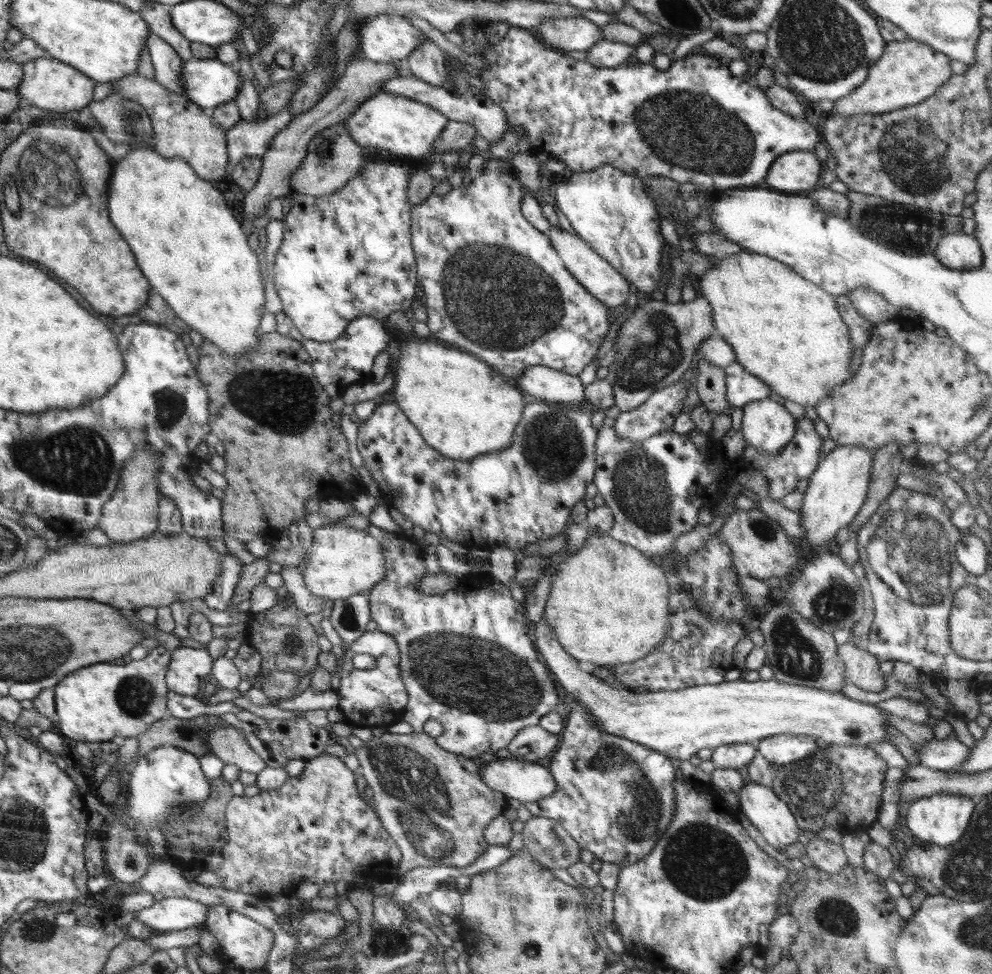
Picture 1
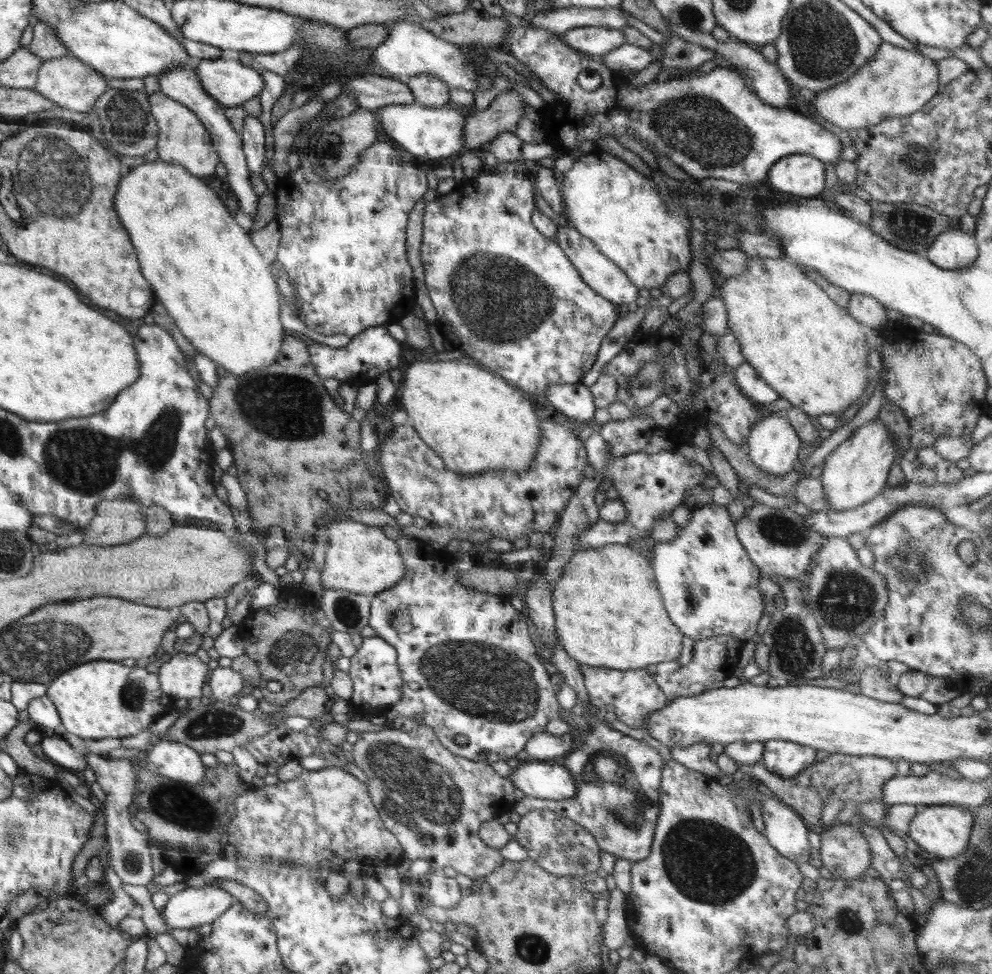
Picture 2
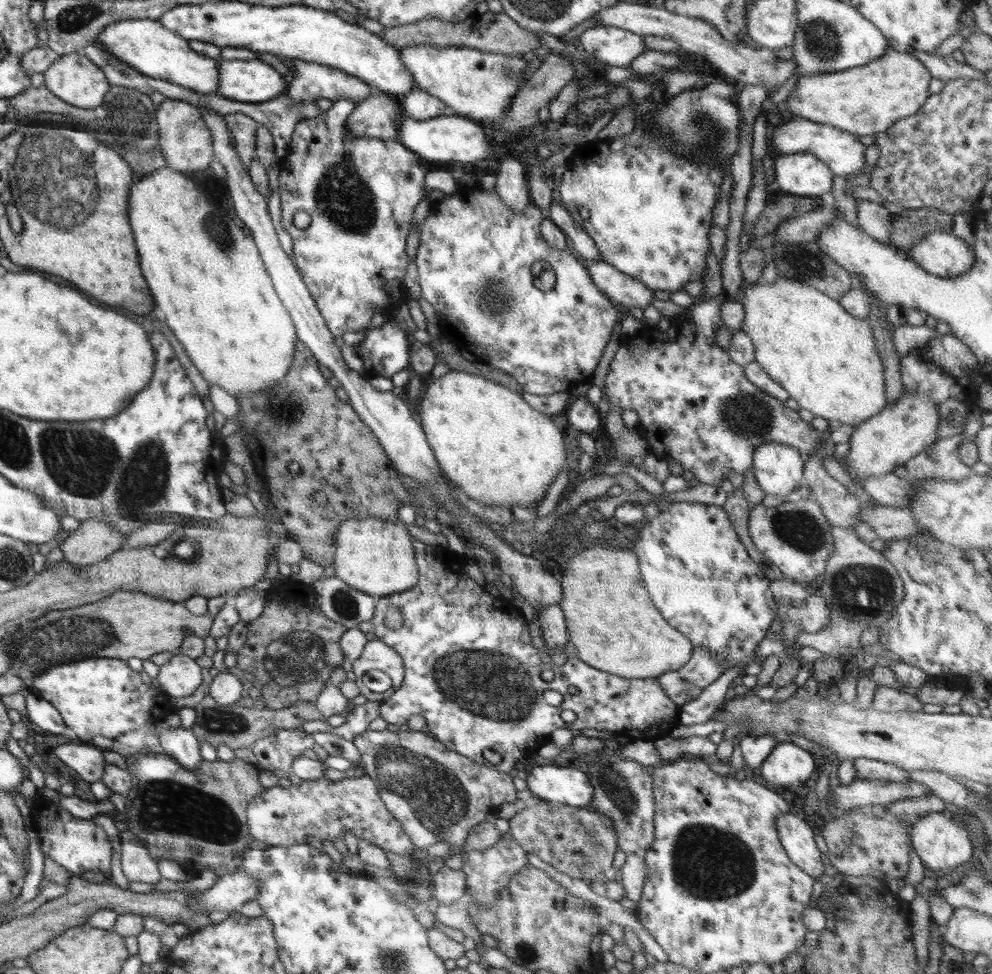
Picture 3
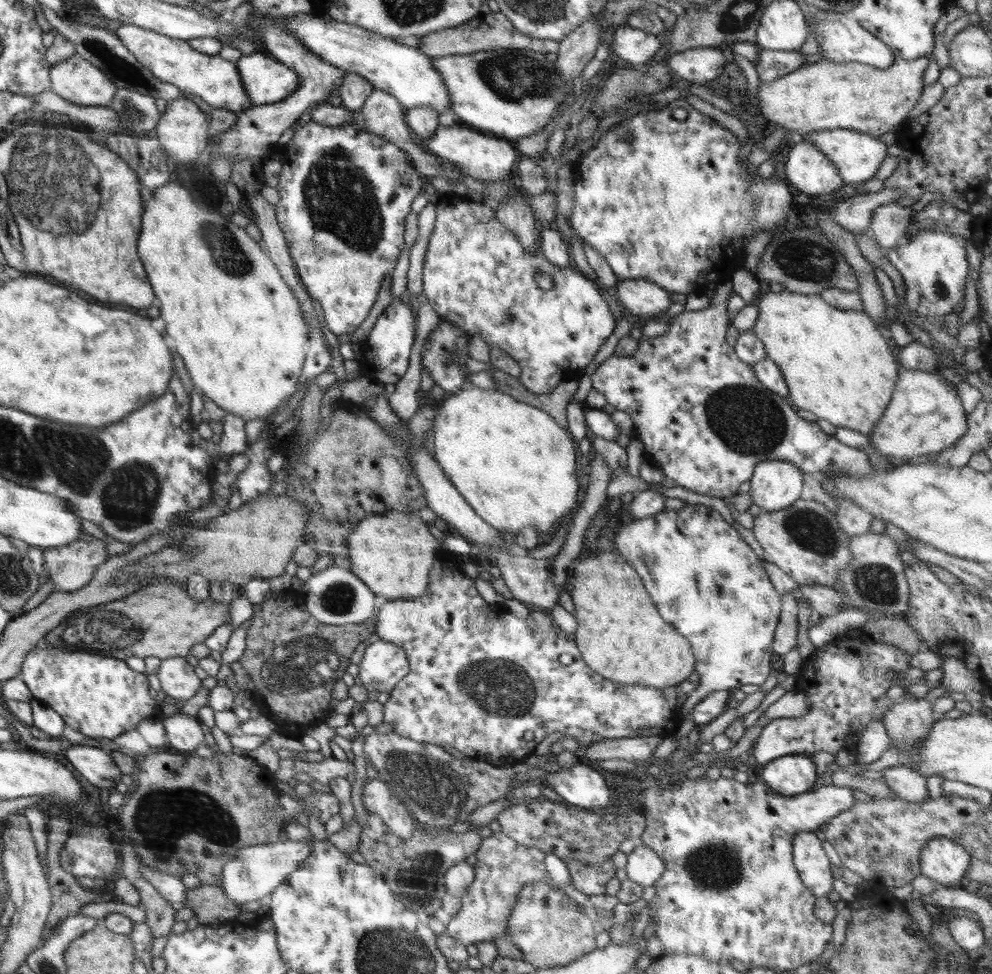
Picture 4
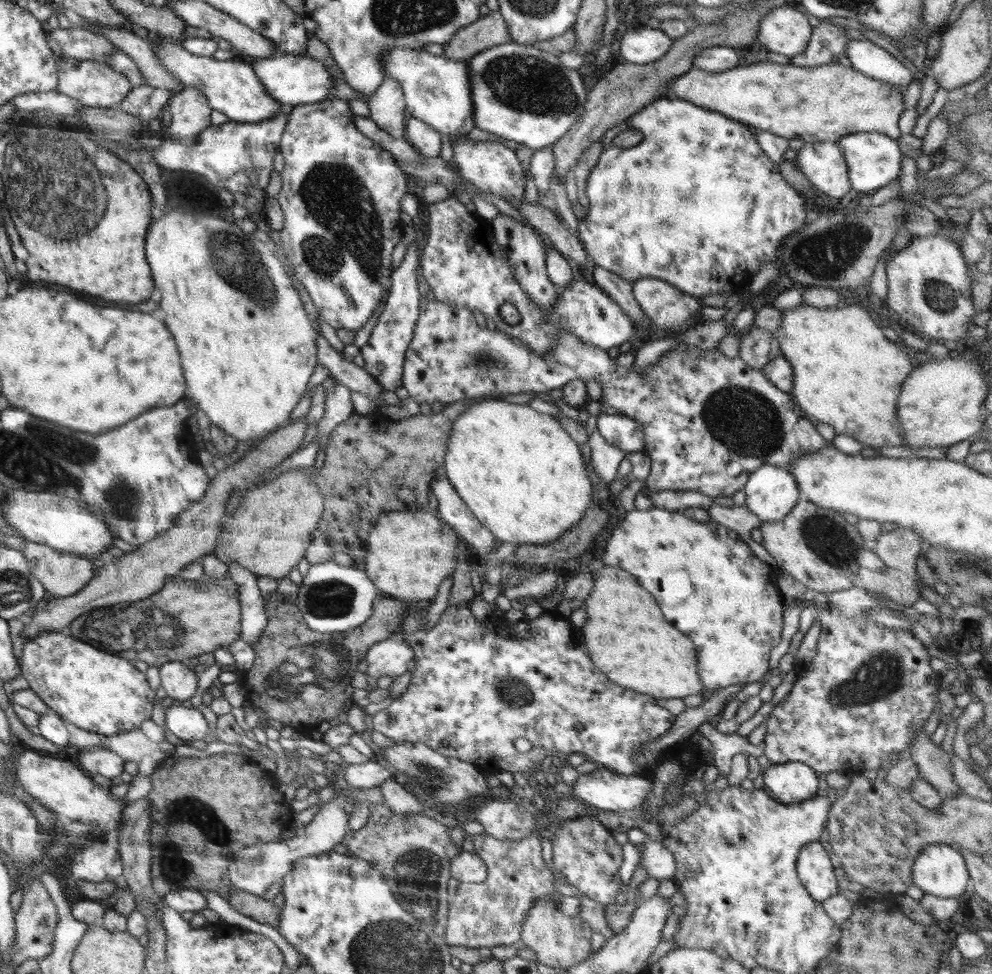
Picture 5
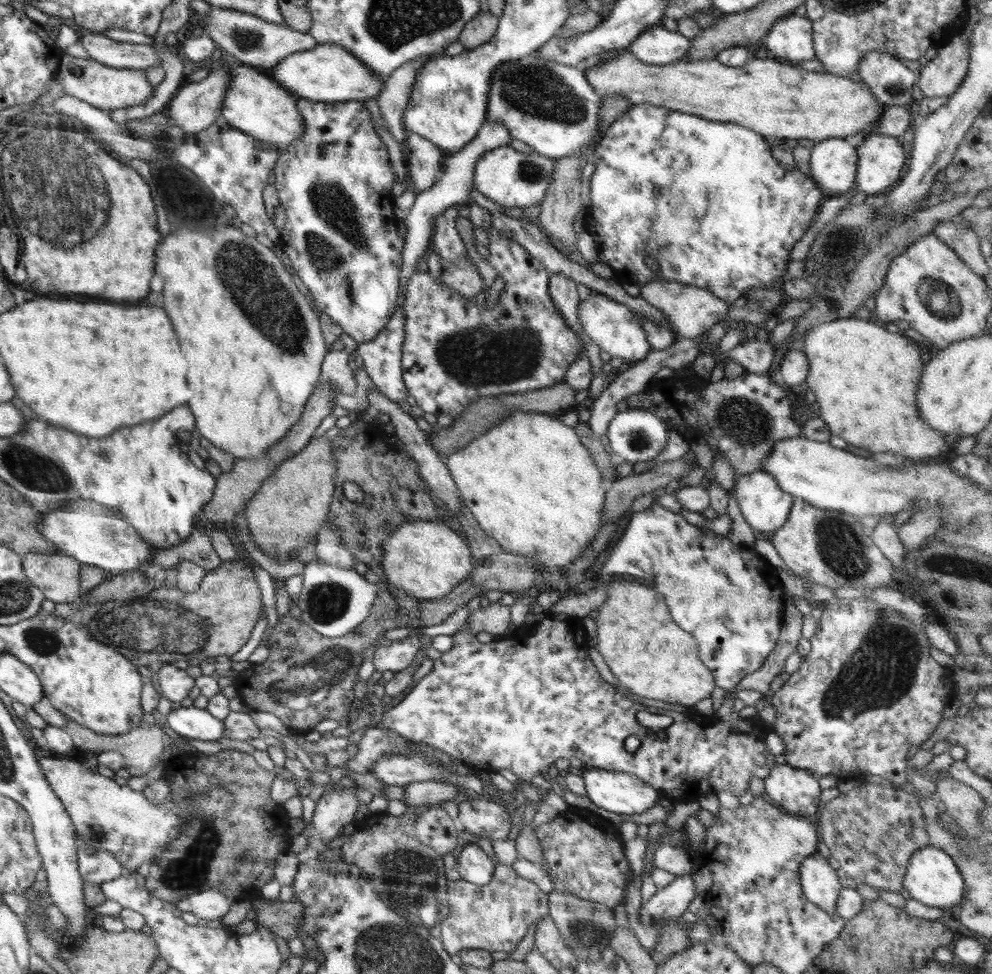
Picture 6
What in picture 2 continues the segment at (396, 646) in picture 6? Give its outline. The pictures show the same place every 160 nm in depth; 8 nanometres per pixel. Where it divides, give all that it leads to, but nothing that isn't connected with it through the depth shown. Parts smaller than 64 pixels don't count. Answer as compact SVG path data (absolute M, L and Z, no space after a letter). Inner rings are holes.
M378 635L364 637L358 650L349 659L351 666L347 673L353 682L353 693L349 698L352 712L364 719L377 714L385 715L402 696L403 680L398 668L396 649Z

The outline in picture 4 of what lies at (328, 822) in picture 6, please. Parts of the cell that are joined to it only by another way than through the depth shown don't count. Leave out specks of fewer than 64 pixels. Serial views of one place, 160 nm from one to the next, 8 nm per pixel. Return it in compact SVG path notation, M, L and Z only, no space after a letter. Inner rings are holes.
M313 836L306 841L290 841L281 837L274 843L241 848L236 857L223 867L220 884L223 893L238 904L252 902L252 900L266 901L271 892L310 856L311 844L314 841L320 840L316 840Z

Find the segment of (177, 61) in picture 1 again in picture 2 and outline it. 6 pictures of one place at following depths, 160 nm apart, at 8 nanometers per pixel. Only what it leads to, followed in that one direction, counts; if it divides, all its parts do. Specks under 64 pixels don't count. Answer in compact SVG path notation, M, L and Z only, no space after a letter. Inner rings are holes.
M178 67L170 69L168 73L162 73L159 77L160 90L169 95L178 102L185 103L190 110L193 110L197 118L200 119L206 130L210 133L213 143L212 146L216 149L219 162L224 164L227 170L227 180L233 192L239 200L240 209L250 214L255 218L256 204L260 195L255 193L249 181L249 168L247 167L247 160L242 148L242 139L240 135L230 126L228 118L226 117L225 107L217 100L214 100L203 88L197 73Z

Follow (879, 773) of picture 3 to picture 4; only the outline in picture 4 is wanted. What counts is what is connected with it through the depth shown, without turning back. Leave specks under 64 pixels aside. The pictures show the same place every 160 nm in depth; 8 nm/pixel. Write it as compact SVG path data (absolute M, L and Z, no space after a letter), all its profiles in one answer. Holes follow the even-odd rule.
M898 765L882 770L882 780L889 789L909 802L927 801L930 798L927 777L916 772L910 765Z

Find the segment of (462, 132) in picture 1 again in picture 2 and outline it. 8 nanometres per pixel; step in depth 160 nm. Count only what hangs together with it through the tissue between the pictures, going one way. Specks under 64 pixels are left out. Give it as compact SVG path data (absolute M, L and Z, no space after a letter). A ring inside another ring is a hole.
M509 89L495 97L490 106L474 116L468 116L463 126L465 151L487 148L491 140L501 132L515 132L516 123L525 116L524 99L518 91Z

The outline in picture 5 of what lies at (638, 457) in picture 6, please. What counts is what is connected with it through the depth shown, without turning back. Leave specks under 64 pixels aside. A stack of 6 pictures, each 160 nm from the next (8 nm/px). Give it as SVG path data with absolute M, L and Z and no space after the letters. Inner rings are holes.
M605 412L597 418L597 431L602 438L627 454L645 451L642 429L637 420L622 413L610 415Z

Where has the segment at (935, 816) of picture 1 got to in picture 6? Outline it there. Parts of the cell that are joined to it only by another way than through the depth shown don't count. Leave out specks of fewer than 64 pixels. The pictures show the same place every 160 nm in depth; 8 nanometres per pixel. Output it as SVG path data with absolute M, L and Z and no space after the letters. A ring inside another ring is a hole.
M928 845L914 852L914 855L910 858L903 886L915 901L920 901L923 905L950 910L950 907L963 900L965 884L954 859L945 851Z

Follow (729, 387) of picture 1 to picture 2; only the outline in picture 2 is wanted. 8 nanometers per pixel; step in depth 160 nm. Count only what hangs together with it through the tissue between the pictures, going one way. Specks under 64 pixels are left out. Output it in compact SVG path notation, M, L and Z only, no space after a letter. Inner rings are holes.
M744 363L734 369L734 381L738 384L738 389L748 397L748 399L762 404L776 402L782 398L756 373L754 366Z

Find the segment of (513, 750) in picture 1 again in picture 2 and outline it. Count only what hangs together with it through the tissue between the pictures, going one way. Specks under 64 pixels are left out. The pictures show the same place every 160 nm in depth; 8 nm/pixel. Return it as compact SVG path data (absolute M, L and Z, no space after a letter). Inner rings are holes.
M546 731L534 733L533 737L525 744L527 761L548 761L553 758L566 756L574 750L574 734L568 732L560 736L554 736Z

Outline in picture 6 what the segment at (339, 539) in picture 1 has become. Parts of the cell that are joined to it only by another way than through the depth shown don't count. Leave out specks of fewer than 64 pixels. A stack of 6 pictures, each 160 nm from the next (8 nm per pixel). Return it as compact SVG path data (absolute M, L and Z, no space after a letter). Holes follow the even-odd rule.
M444 516L442 520L416 519L390 532L383 542L383 557L377 571L382 577L382 585L392 584L418 600L446 597L455 586L475 575L467 542L444 523Z

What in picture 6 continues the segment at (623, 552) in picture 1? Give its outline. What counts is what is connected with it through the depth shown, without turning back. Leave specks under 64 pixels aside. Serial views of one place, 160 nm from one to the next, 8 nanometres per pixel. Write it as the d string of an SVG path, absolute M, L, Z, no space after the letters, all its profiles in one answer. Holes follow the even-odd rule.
M621 579L609 581L608 598L598 607L596 648L612 674L634 694L692 707L708 698L715 682L700 660L698 641L674 626L667 604L648 585Z

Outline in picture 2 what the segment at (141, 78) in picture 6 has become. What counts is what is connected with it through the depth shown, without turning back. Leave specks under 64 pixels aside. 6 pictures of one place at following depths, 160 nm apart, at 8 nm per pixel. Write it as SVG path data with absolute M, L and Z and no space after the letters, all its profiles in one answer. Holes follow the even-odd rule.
M63 56L42 63L37 70L37 79L33 89L44 98L48 98L61 108L70 108L76 112L90 112L102 93L108 88L108 80L100 71L94 70L79 58Z

